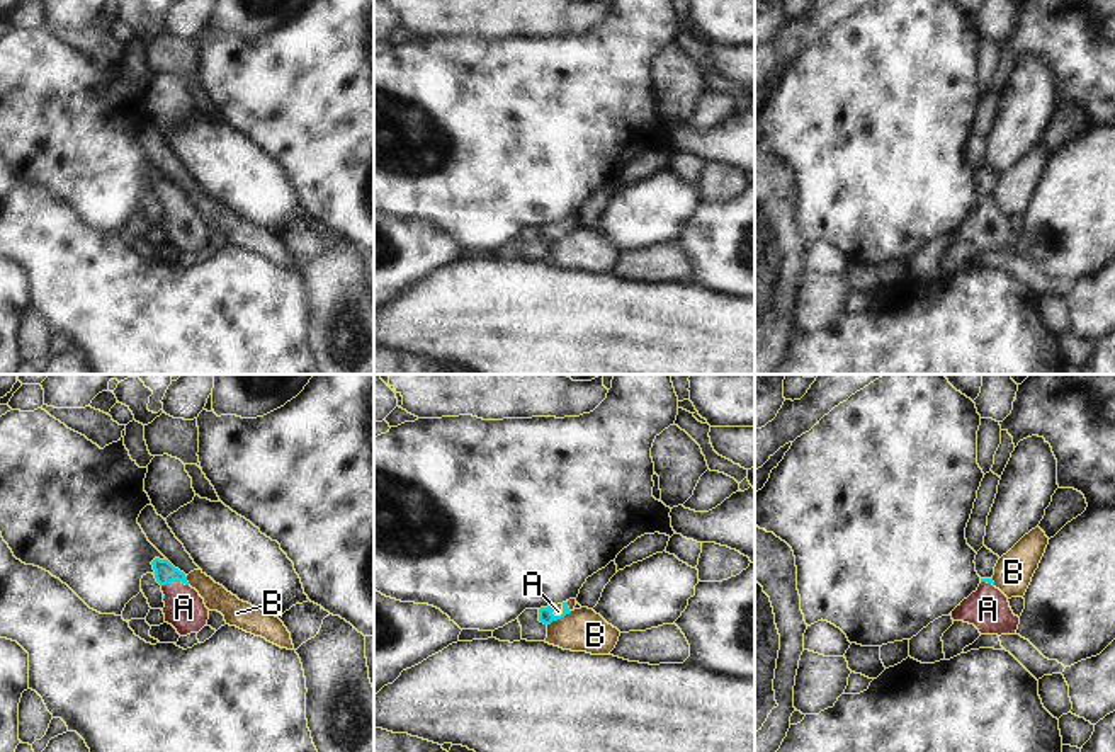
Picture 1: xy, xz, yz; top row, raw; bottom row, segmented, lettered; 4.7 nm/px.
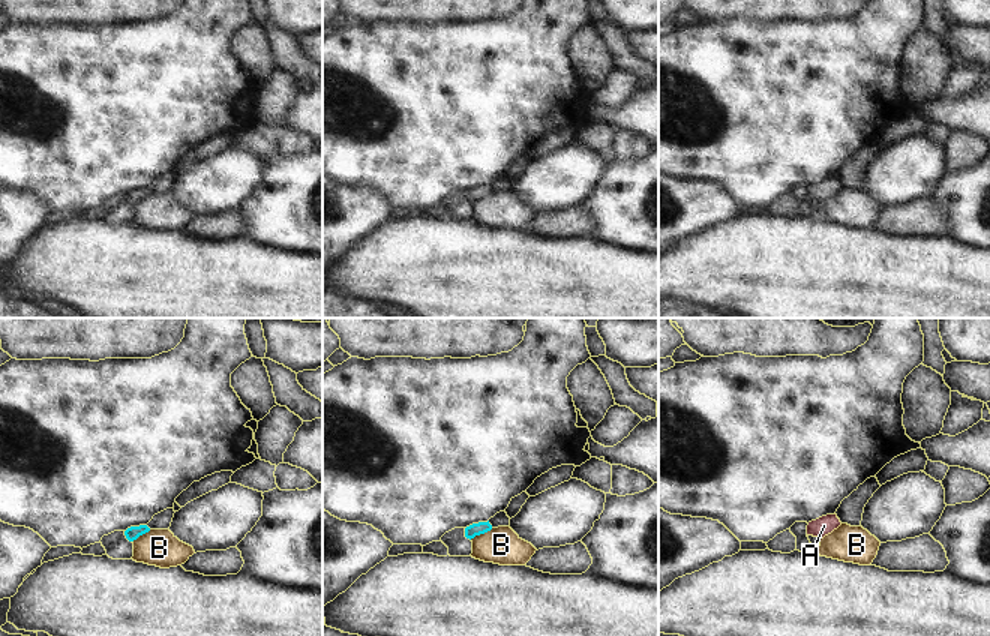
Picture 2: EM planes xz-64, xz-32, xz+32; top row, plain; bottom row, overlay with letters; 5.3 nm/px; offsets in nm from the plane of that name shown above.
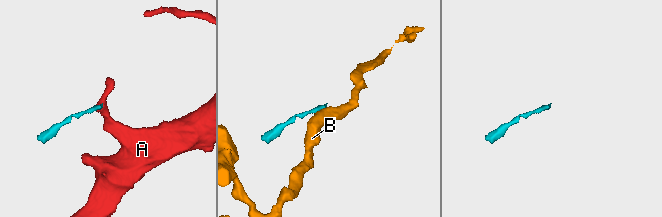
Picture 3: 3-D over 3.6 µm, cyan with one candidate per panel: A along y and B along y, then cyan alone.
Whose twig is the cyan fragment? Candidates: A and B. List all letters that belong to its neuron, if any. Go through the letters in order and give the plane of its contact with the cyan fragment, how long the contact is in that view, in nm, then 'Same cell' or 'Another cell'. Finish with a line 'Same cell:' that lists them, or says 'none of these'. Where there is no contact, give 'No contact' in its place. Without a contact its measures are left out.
A: Touches cyan in xy. Shared border 130 nm. Same cell
B: Touches cyan in xz. Shared border 140 nm. Another cell
Same cell: A

